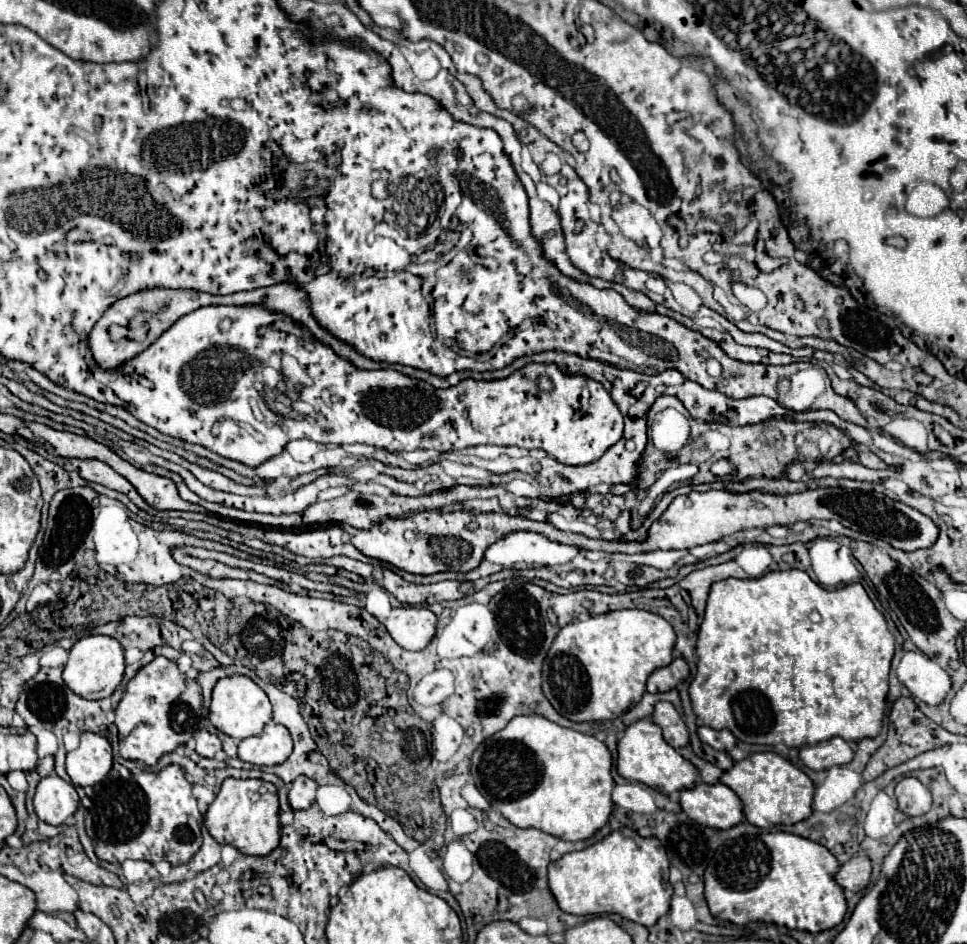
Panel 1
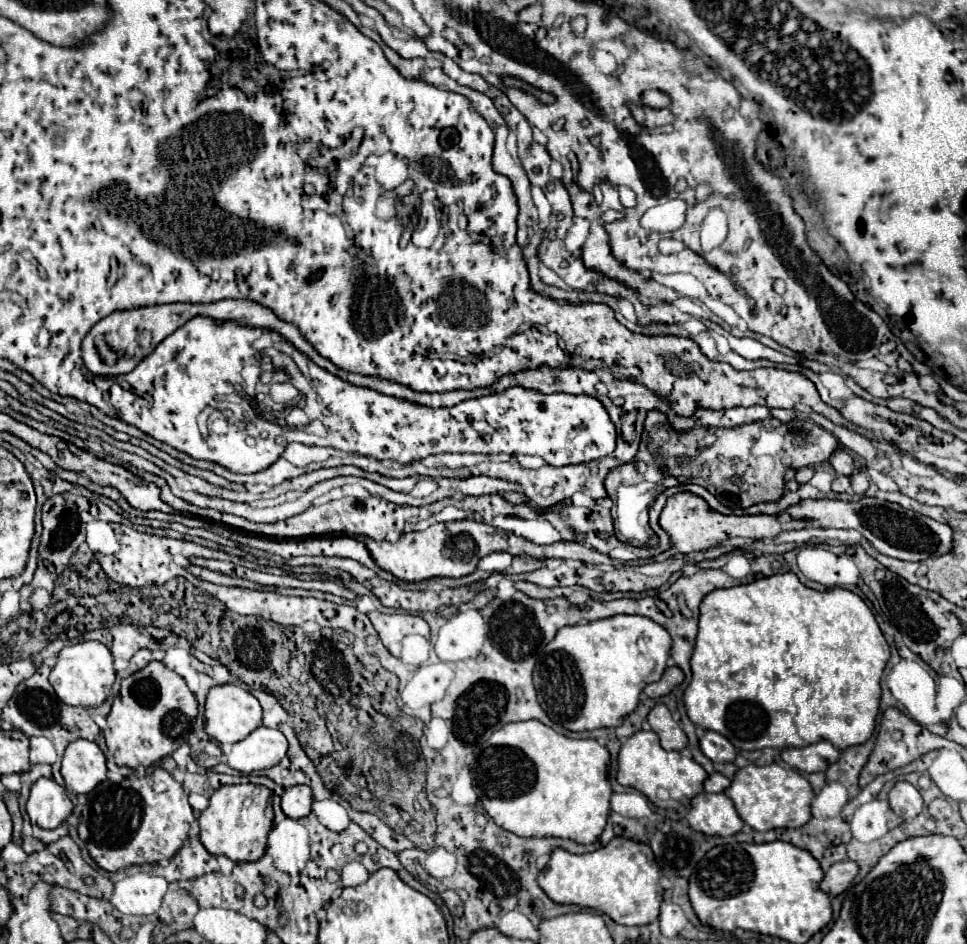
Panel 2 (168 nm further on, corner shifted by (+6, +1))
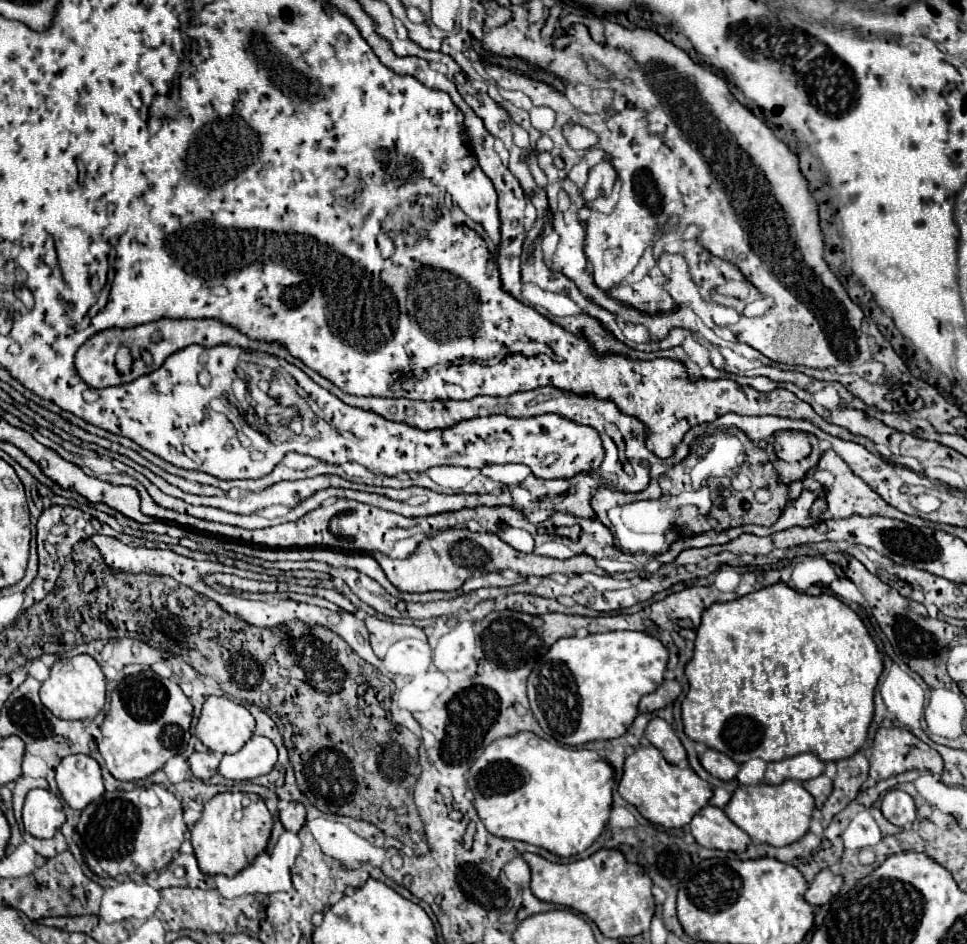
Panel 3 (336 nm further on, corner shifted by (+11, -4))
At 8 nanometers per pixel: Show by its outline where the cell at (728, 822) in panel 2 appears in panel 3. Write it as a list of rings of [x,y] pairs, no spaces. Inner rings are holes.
[[[717,806],[701,808],[689,822],[689,828],[697,844],[705,848],[739,852],[745,850],[751,842],[751,838],[739,826],[735,826]]]

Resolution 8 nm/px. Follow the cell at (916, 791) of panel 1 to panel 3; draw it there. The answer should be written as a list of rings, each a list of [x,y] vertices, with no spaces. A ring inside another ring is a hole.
[[[889,790],[883,798],[881,812],[891,824],[901,826],[901,828],[909,826],[917,816],[917,808],[915,808],[913,798],[903,790]]]

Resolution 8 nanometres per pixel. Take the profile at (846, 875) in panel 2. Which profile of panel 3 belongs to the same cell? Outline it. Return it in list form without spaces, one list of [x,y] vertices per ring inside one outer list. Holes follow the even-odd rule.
[[[829,868],[827,870],[821,870],[815,880],[811,882],[809,890],[805,892],[805,900],[809,904],[815,904],[815,906],[821,906],[825,902],[829,902],[843,886],[843,876],[839,874],[833,874]]]

